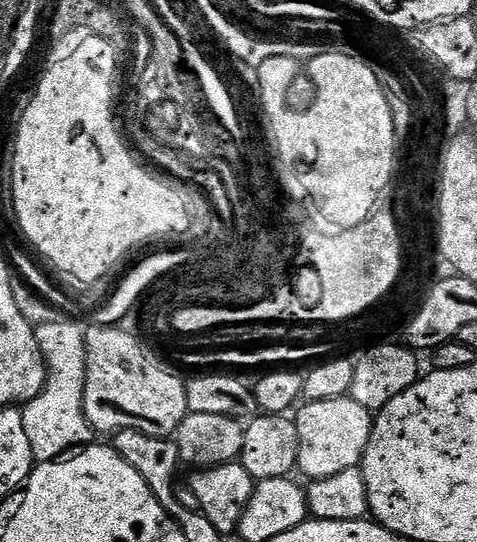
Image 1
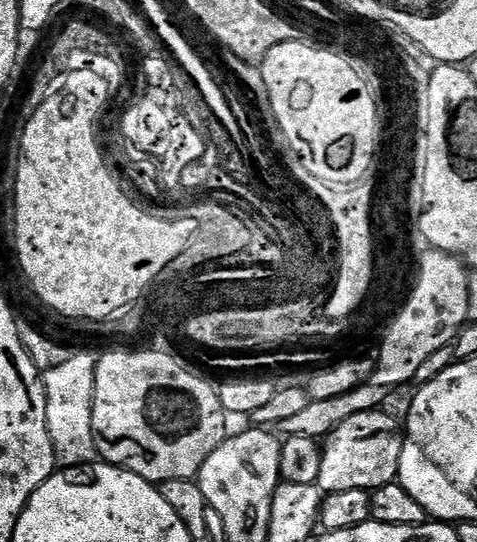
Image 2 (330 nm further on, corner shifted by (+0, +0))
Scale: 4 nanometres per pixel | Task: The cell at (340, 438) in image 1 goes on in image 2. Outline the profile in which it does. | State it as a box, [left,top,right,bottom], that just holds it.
[318,411,405,494]

